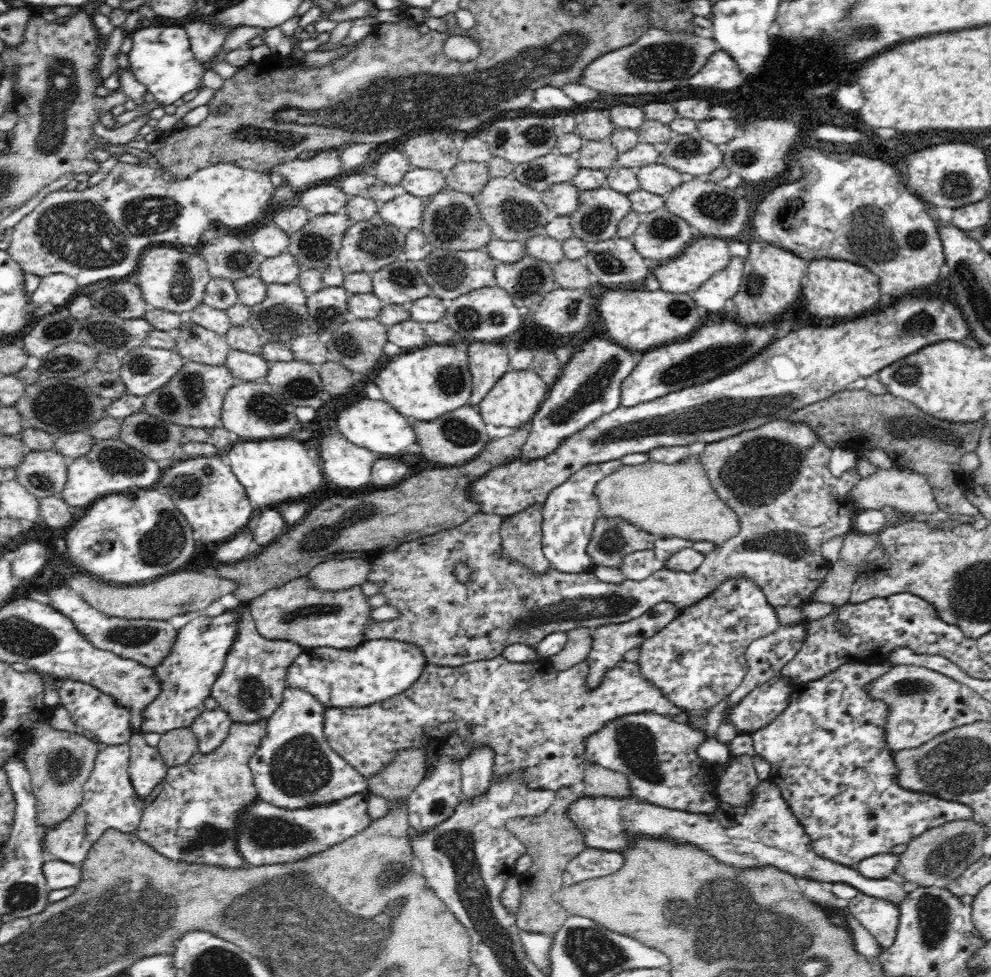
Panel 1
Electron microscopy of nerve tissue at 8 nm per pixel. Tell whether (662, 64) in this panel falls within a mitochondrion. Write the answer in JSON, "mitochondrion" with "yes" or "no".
{"mitochondrion":"yes"}

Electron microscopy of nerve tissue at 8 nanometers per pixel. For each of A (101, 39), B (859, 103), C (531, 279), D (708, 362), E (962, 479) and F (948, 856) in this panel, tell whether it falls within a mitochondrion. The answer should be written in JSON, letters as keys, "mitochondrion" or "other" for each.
{"A":"other","B":"other","C":"mitochondrion","D":"mitochondrion","E":"other","F":"mitochondrion"}

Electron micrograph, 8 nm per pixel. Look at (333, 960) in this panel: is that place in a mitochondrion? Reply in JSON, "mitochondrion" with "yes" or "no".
{"mitochondrion":"yes"}

